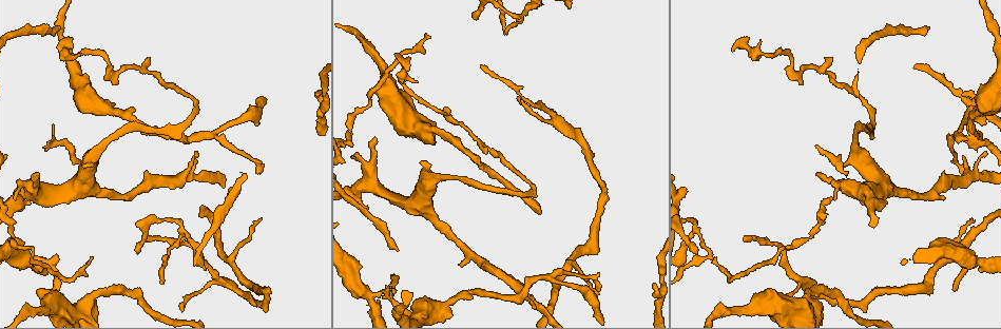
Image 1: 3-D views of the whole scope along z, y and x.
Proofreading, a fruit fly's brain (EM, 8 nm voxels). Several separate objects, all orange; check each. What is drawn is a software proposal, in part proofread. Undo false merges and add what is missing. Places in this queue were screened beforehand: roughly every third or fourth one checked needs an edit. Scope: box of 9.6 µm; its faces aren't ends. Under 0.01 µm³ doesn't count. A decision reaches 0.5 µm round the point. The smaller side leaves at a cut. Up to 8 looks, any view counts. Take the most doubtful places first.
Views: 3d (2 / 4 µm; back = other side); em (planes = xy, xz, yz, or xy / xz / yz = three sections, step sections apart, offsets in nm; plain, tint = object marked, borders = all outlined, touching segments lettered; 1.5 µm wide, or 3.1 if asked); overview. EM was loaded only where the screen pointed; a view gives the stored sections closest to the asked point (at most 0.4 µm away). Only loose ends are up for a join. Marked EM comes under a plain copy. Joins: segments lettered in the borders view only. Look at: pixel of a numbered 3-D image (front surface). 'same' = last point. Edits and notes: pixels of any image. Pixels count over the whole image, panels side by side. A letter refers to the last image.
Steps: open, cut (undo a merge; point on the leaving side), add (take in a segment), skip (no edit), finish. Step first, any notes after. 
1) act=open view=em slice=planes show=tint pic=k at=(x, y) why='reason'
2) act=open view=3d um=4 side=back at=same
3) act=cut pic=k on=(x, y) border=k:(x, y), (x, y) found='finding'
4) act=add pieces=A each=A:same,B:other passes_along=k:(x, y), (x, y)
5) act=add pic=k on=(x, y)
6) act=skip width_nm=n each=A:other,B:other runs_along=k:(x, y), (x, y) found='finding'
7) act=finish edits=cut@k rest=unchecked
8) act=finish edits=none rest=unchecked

act=open view=3d um=4 pic=1 at=(481, 67) why='end of a long branch'

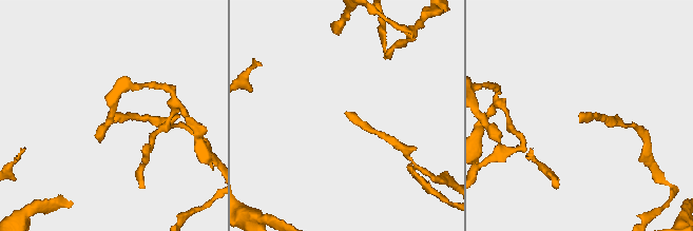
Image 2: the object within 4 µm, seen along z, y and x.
act=open view=em slice=planes show=borders pic=2 at=(582, 114) why='shape alone is not enough'

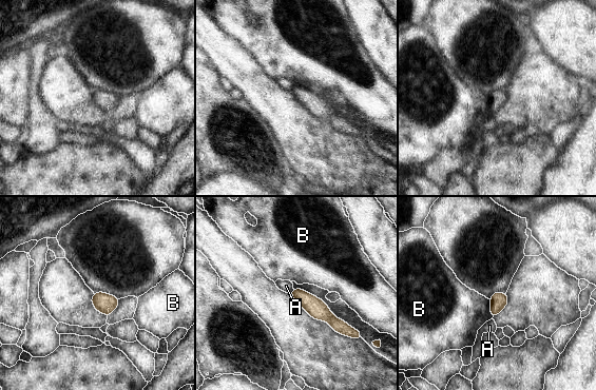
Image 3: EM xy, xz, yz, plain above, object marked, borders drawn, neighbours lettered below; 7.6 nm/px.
act=skip width_nm=130 each=A:other,B:other found='no lettered segment goes on from it'

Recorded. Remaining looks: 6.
act=open view=3d um=2 pic=1 at=(92, 258) why='tapers out'

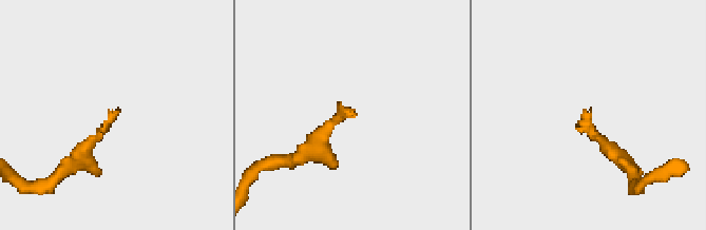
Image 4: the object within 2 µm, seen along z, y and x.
act=open view=em slice=planes show=tint pic=4 at=(357, 115)

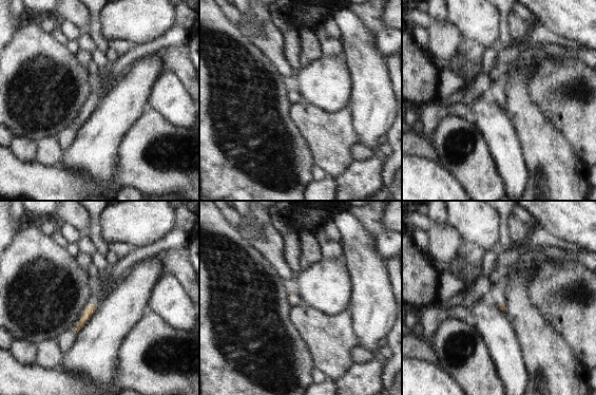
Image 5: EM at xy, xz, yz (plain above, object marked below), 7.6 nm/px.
act=open view=em slice=planes show=borders at=same

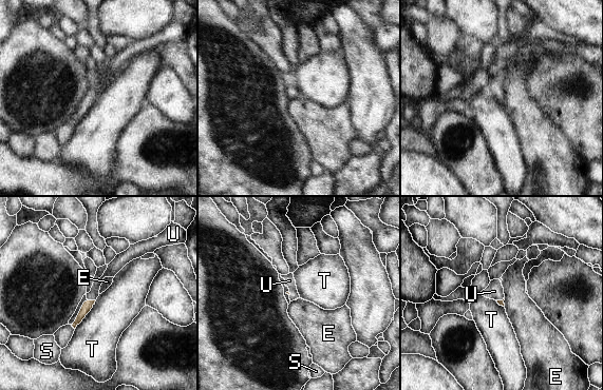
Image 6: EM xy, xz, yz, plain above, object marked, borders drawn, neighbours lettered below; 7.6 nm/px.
act=add pieces=U each=E:other,S:other,T:other,U:same found='the neuron continues'

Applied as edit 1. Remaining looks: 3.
act=open view=em slice=xz step=4 show=borders pic=1 at=(54, 289) why='branch stops here'

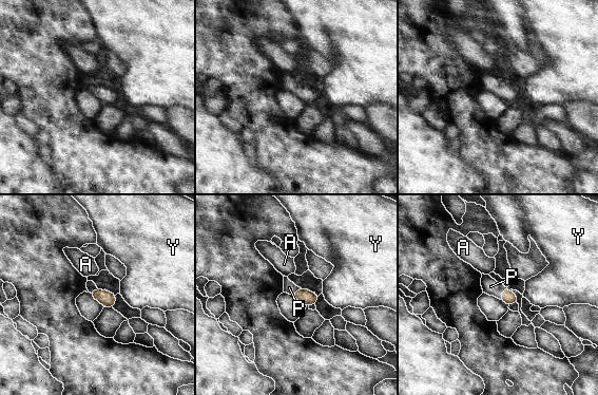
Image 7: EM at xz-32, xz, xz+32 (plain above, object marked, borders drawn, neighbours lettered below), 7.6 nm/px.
act=add pieces=P longest_contact=P:110nm each=A:other,P:same,Y:other found='it goes on there'

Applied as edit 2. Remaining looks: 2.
act=finish edits=add@6,add@7 rest=unchecked

